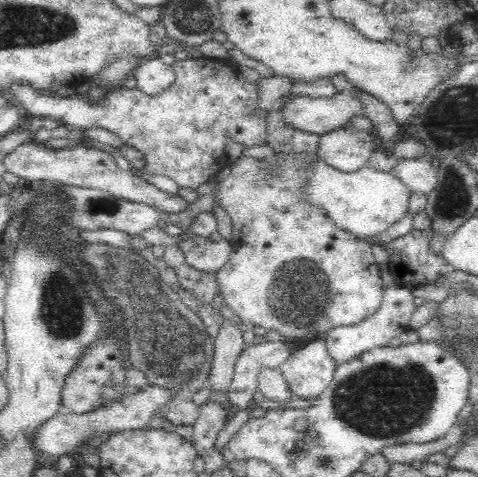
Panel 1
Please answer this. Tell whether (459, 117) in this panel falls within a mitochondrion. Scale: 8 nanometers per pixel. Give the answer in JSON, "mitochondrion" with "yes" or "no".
{"mitochondrion":"yes"}

